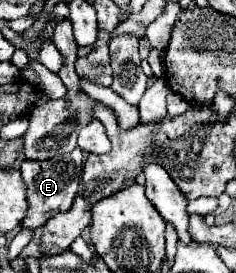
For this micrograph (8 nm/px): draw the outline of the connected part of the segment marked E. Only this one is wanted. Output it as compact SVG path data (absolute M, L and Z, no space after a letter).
M74 149L72 153L66 153L66 155L60 155L58 159L48 159L48 161L24 159L20 173L26 183L28 211L22 219L22 227L34 231L42 227L52 215L68 211L72 207L72 201L76 197L76 191L82 179L82 167L84 167L84 153L80 149Z

